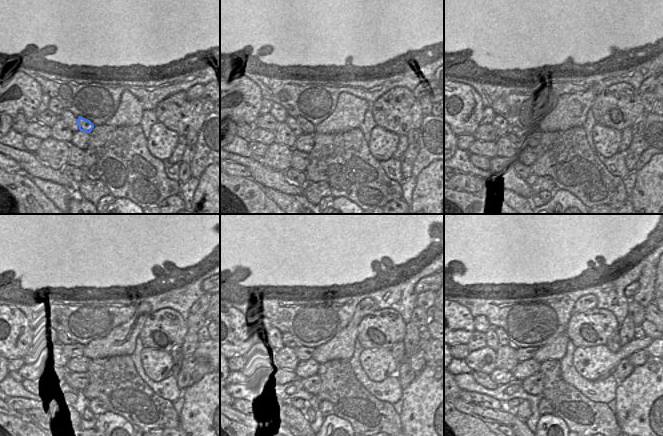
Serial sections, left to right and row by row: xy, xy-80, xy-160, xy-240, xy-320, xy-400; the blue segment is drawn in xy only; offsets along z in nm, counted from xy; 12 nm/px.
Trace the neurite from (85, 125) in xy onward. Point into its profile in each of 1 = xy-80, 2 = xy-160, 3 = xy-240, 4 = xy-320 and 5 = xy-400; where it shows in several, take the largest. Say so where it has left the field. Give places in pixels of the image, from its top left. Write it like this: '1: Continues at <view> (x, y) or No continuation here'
1: Continues at xy-80 (307, 128)
2: Continues at xy-160 (510, 119)
3: Continues at xy-240 (64, 339)
4: Continues at xy-320 (289, 341)
5: Continues at xy-400 (503, 339)

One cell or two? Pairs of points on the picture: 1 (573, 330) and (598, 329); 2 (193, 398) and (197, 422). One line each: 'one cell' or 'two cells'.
1: one cell
2: one cell

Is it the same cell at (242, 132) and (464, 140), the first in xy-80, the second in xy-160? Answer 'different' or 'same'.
same

